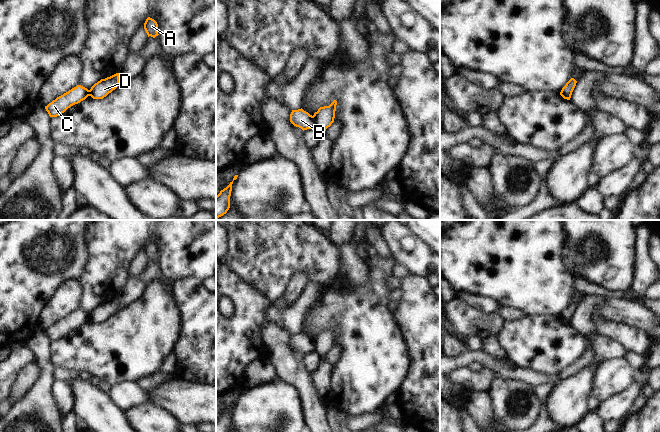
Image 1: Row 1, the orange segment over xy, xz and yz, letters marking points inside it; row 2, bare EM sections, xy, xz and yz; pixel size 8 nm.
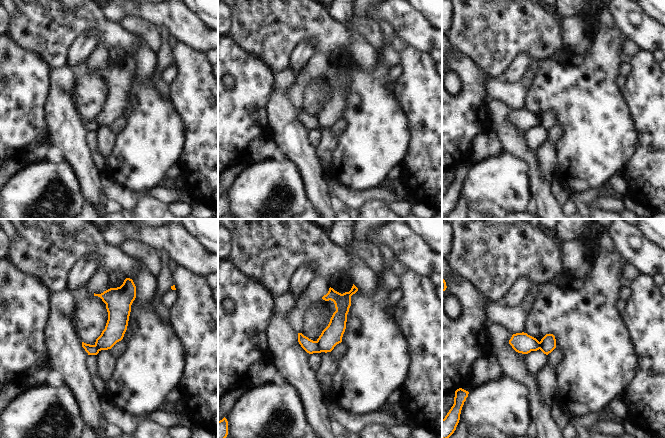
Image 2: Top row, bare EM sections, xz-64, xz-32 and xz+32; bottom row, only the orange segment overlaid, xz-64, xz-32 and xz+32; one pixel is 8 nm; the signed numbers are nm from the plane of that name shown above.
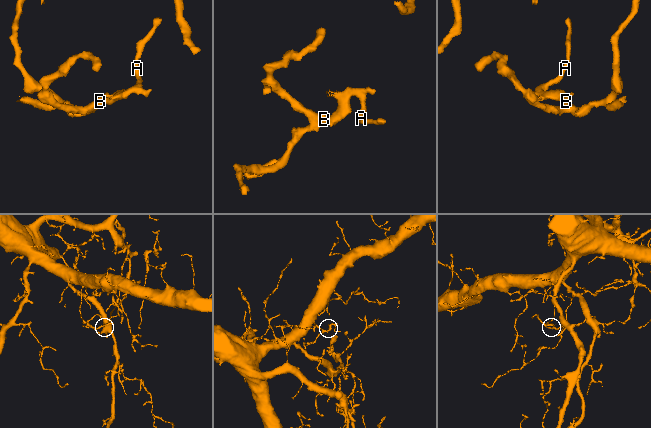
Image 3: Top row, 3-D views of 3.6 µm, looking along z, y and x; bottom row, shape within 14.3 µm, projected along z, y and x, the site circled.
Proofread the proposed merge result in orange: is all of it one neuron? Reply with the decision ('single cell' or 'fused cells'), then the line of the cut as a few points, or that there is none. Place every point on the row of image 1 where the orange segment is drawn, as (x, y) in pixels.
fused cells; cut in xz along (312, 116), (314, 127)

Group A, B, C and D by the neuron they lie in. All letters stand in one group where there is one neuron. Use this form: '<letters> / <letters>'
A D / B C

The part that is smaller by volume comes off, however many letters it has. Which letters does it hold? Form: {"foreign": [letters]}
{"foreign": ["A", "D"]}

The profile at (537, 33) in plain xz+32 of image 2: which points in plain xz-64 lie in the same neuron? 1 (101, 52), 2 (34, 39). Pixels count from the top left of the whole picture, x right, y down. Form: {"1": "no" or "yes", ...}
{"1": "no", "2": "yes"}

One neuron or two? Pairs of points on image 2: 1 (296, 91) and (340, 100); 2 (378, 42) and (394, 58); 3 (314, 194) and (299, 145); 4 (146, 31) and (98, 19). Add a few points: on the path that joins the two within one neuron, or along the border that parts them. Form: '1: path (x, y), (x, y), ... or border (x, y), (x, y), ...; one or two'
1: path (308, 74), (312, 70), (330, 70), (340, 83); one
2: border (377, 23), (381, 31), (383, 47); two
3: path (314, 182), (312, 172), (305, 157); one
4: border (118, 23), (141, 38); two

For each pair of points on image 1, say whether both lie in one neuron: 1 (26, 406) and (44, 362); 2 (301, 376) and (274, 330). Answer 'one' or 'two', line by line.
1: one
2: one

